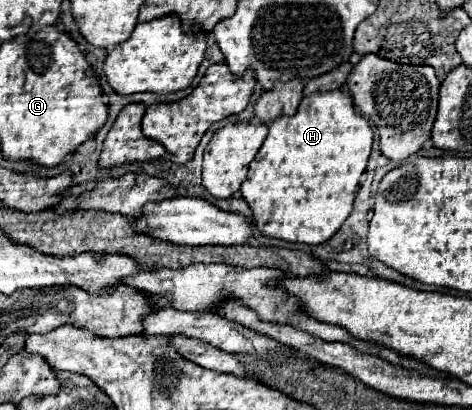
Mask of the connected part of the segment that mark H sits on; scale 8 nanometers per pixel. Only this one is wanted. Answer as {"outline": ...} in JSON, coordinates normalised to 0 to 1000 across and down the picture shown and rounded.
{"outline":[[[693,220],[646,234],[621,283],[583,288],[570,307],[570,327],[557,356],[528,400],[523,439],[511,449],[511,473],[536,512],[544,561],[561,576],[608,590],[680,595],[697,585],[744,522],[761,429],[773,420],[786,351],[790,322],[778,293],[756,278],[748,239],[727,220]]]}

